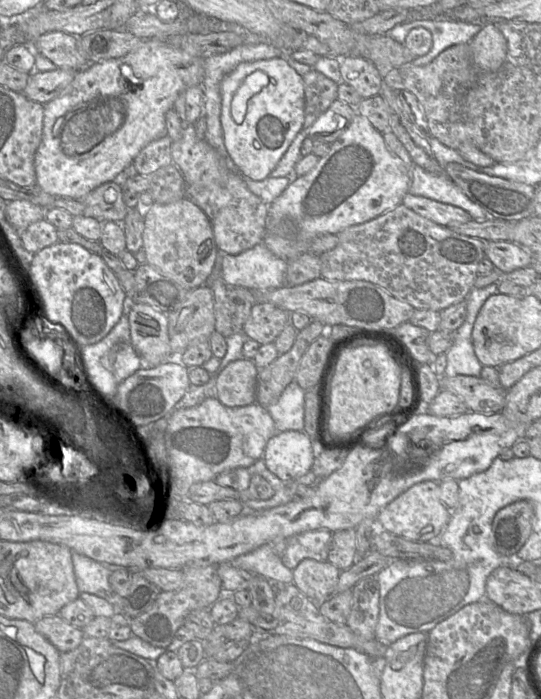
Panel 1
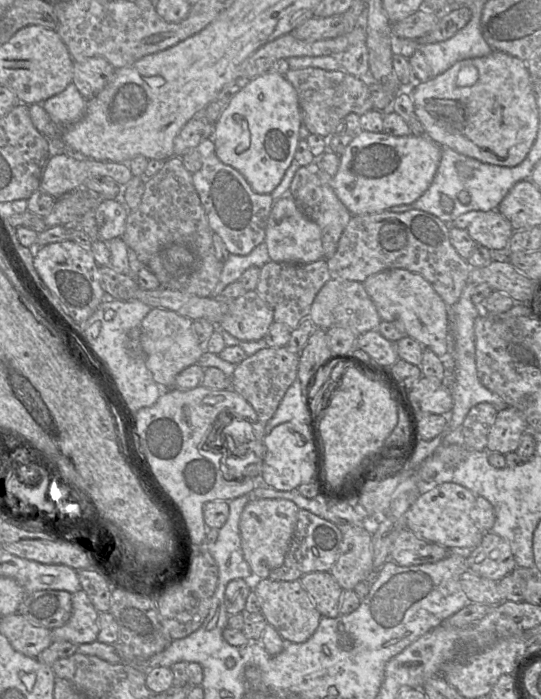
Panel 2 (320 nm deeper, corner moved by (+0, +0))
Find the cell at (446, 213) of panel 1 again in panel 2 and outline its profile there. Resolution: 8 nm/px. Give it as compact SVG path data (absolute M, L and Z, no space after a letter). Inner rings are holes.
M470 211L457 217L451 226L468 232L470 237L490 251L505 252L514 233L511 223L498 211Z

